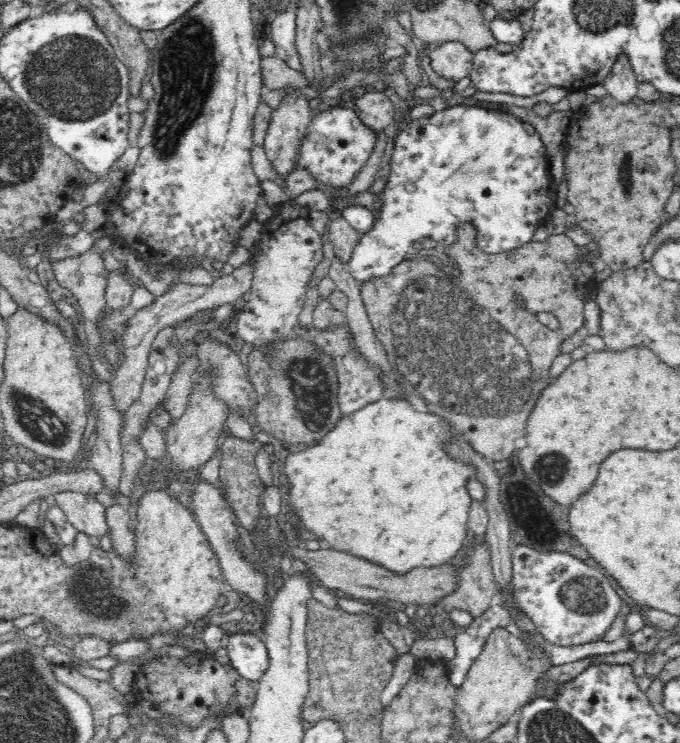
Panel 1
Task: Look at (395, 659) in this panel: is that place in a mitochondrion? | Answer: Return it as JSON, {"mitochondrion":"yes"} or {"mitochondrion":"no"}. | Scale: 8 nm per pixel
{"mitochondrion":"no"}

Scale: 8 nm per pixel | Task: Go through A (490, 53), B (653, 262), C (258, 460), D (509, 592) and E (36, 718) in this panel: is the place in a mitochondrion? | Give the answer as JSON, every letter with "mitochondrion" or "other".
{"A":"other","B":"other","C":"other","D":"other","E":"mitochondrion"}

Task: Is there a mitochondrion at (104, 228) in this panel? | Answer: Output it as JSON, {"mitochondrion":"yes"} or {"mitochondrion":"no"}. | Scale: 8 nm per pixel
{"mitochondrion":"no"}

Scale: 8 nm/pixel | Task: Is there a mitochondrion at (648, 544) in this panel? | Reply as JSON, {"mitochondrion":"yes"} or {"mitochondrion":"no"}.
{"mitochondrion":"no"}

